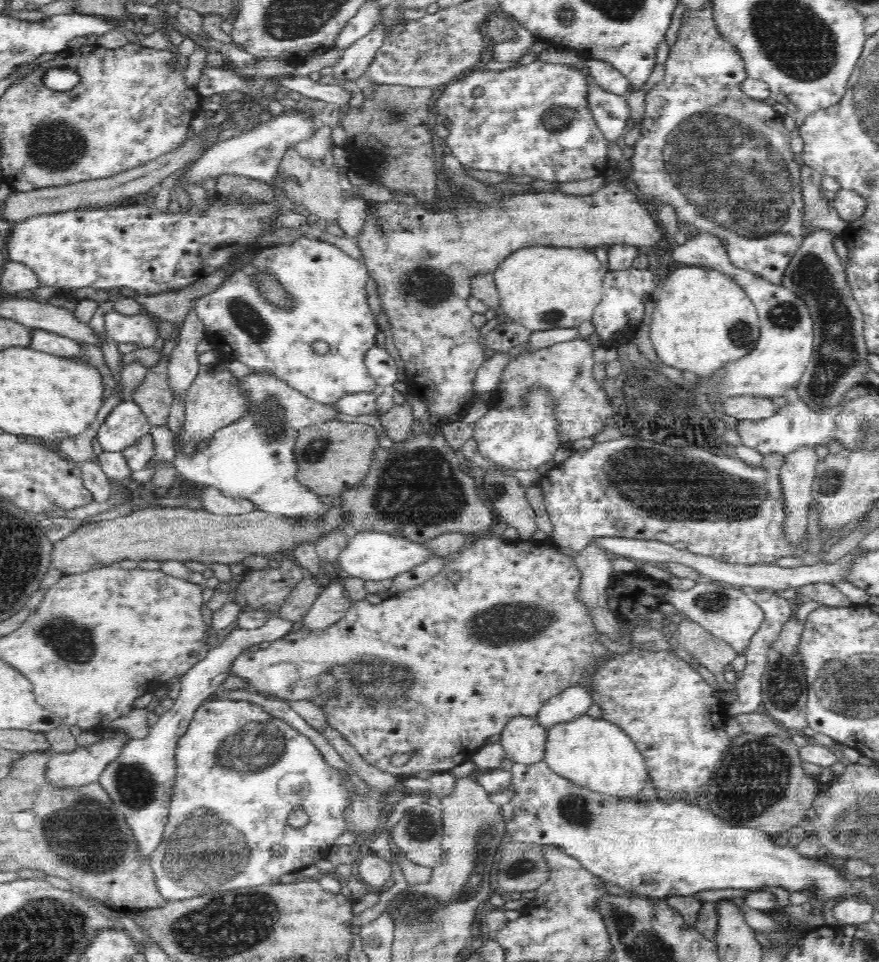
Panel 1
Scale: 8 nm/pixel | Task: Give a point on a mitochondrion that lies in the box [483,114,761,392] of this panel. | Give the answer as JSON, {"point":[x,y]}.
{"point":[740,333]}

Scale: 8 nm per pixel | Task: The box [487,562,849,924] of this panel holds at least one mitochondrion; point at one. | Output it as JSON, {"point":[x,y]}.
{"point":[754,778]}

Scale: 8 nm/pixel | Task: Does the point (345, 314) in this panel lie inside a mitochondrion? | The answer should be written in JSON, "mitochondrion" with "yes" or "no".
{"mitochondrion":"no"}

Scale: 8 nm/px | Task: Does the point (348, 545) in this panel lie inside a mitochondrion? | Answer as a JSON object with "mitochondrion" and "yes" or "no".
{"mitochondrion":"no"}

